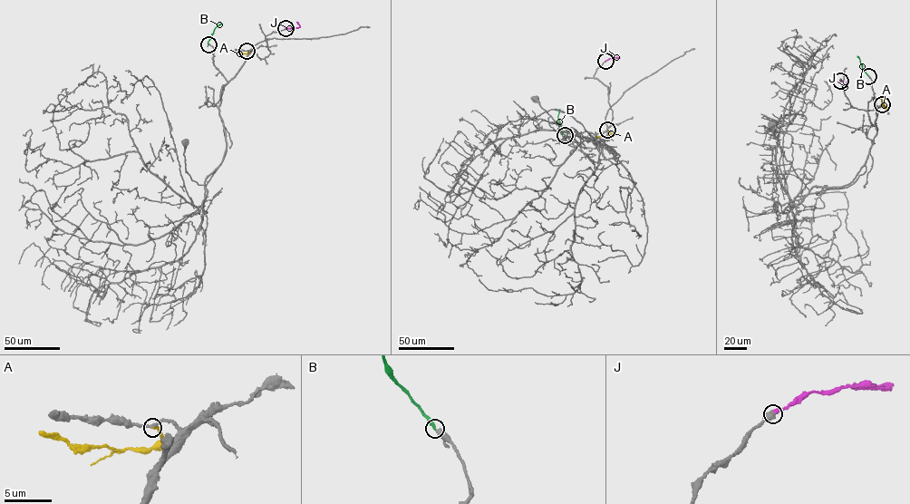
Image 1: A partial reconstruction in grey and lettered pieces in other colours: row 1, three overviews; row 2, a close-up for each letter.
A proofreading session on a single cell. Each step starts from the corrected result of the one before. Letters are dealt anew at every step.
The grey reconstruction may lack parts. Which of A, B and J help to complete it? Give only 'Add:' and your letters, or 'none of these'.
Add: B, J

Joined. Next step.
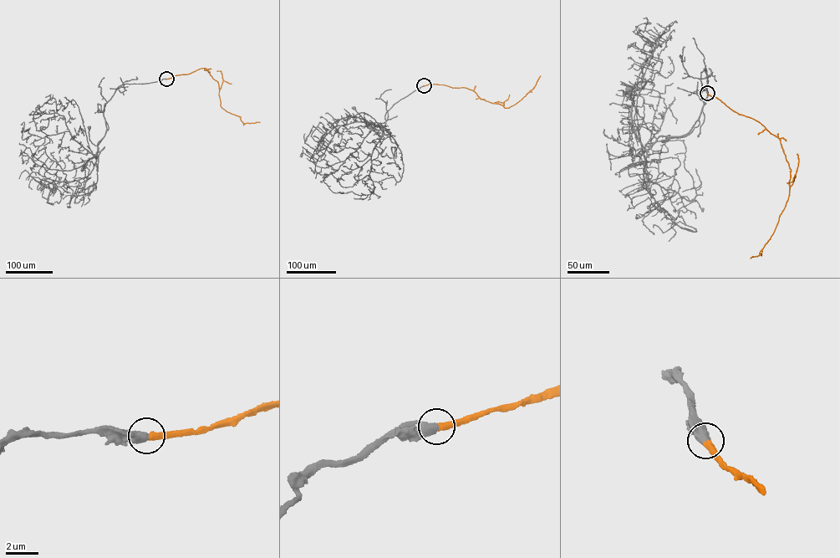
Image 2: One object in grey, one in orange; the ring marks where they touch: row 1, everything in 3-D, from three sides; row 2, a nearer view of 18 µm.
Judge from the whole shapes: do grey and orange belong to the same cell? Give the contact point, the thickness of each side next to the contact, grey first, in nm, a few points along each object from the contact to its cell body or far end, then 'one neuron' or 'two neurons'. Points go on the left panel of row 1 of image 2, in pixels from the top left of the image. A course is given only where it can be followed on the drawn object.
place (166, 79); calibres 600 and 440 nm; course grey (166, 79), (126, 84), (117, 88), (105, 104), (106, 130), (97, 145), (89, 140), (89, 127); course orange (166, 79), (206, 68), (218, 83), (221, 107), (239, 116), (244, 123), (260, 122); one neuron

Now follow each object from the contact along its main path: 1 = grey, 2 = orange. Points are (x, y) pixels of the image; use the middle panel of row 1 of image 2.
1: (424, 85), (394, 103), (386, 112), (383, 131), (388, 134), (390, 132), (387, 130), (365, 120), (353, 108)
2: (424, 85), (432, 84), (466, 88), (481, 99), (508, 108), (532, 89), (541, 75)

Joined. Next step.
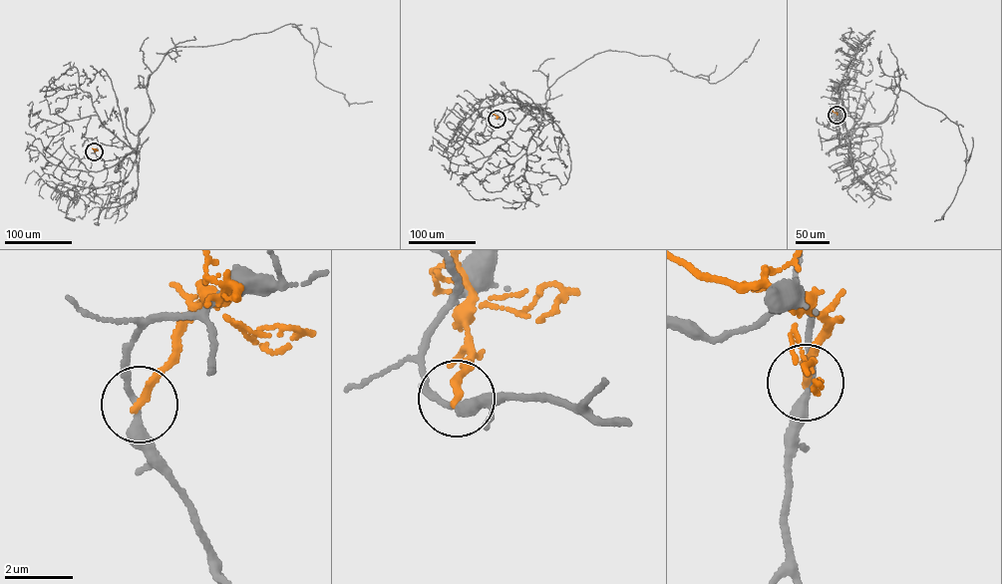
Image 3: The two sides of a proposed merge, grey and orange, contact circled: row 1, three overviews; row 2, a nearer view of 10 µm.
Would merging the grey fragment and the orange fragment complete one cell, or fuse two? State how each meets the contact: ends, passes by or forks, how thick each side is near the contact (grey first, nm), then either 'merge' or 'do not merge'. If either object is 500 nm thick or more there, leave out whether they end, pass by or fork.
grey passes by; orange ends there; 200 nm thick on the grey side, 220 nm on the other; do not merge

